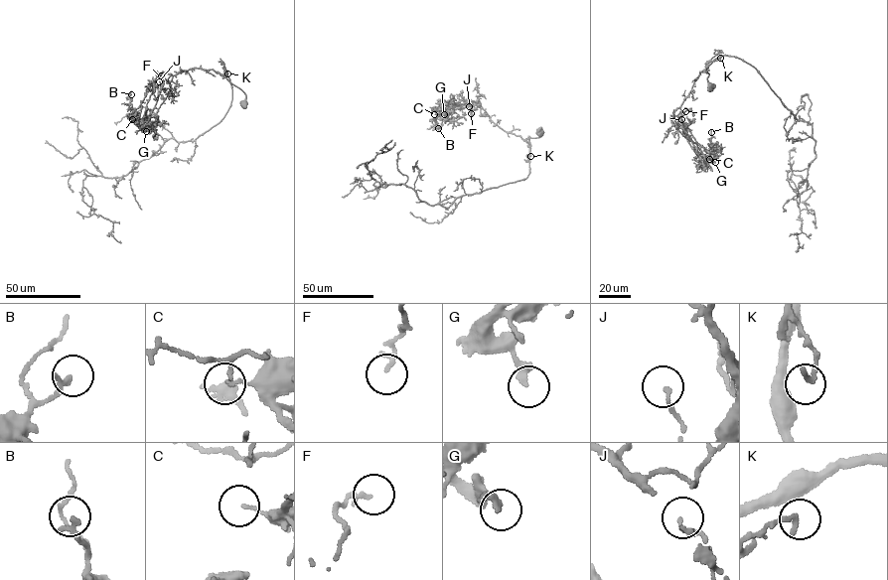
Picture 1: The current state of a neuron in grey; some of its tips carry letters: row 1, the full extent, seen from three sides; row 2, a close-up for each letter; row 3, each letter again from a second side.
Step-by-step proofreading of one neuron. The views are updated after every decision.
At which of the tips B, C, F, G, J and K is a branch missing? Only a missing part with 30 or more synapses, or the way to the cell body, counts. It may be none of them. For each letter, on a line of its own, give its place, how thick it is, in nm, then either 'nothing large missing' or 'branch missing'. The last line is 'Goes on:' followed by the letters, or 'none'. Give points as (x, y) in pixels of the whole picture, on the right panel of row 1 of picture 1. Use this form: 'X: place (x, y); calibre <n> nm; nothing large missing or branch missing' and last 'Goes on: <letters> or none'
B: place (711, 132); calibre 190 nm; nothing large missing
C: place (709, 159); calibre 100 nm; nothing large missing
F: place (685, 111); calibre 140 nm; nothing large missing
G: place (715, 162); calibre 260 nm; nothing large missing
J: place (681, 119); calibre 120 nm; nothing large missing
K: place (720, 58); calibre 190 nm; nothing large missing
Goes on: none

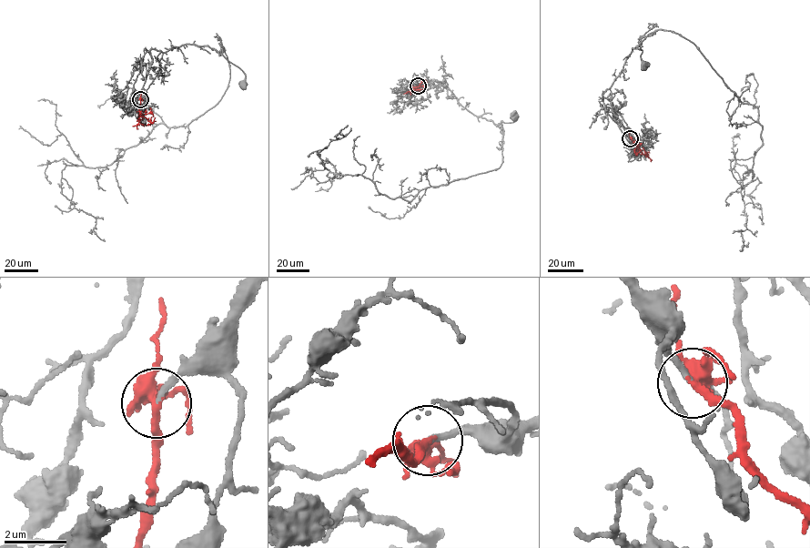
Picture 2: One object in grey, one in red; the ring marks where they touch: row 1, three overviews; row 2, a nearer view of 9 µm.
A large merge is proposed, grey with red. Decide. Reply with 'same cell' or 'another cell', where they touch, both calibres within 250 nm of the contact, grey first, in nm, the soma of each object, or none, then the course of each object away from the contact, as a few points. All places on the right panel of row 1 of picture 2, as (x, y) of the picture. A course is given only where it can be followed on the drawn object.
same cell; place (630, 138); calibres 190 and 320 nm; soma grey (643, 65); soma red none; course grey (630, 138), (614, 118), (610, 88), (632, 48), (641, 43), (636, 48), (642, 50), (643, 65); course red (630, 138), (647, 156), (642, 147)

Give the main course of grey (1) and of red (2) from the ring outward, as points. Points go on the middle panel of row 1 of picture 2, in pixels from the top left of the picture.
1: (418, 86), (441, 82), (461, 106), (499, 126), (501, 121), (515, 120), (518, 116), (514, 115)
2: (418, 86), (410, 90), (426, 88)

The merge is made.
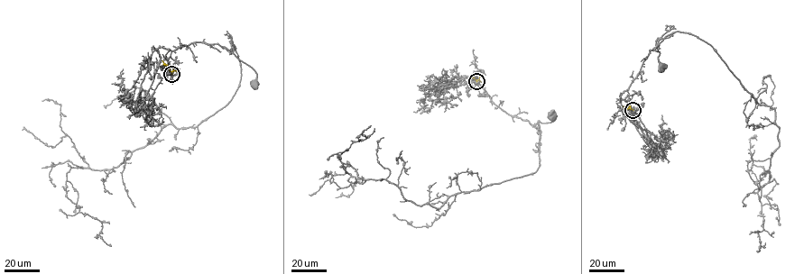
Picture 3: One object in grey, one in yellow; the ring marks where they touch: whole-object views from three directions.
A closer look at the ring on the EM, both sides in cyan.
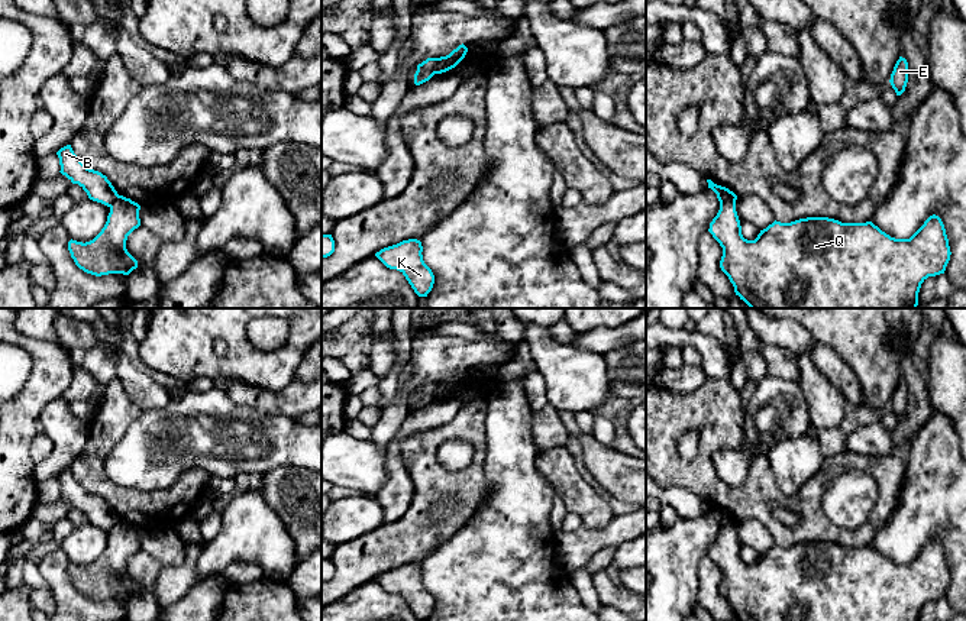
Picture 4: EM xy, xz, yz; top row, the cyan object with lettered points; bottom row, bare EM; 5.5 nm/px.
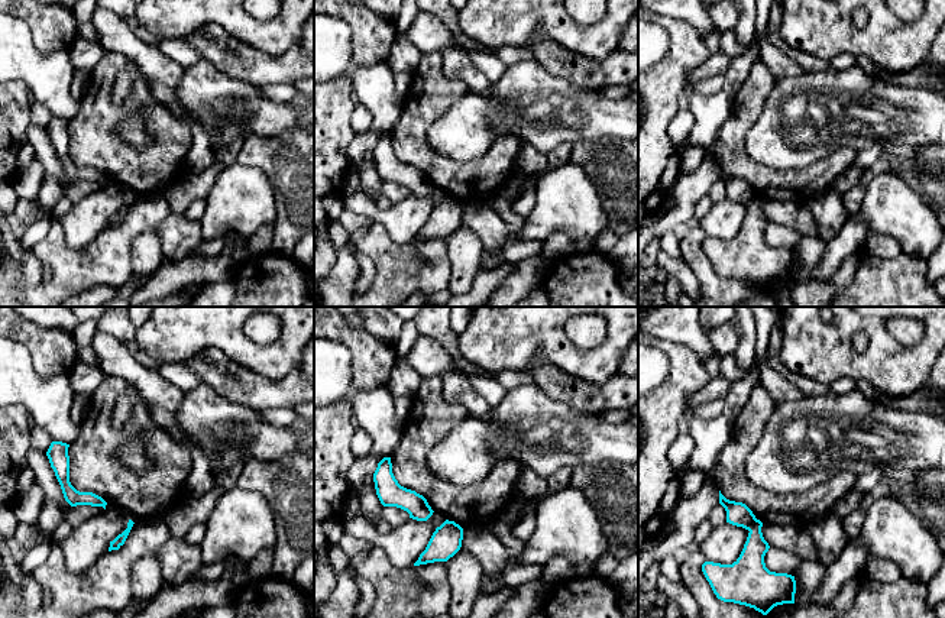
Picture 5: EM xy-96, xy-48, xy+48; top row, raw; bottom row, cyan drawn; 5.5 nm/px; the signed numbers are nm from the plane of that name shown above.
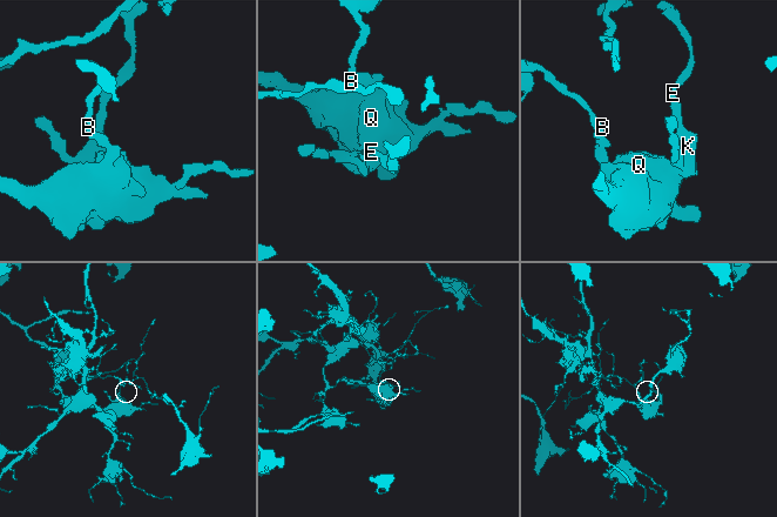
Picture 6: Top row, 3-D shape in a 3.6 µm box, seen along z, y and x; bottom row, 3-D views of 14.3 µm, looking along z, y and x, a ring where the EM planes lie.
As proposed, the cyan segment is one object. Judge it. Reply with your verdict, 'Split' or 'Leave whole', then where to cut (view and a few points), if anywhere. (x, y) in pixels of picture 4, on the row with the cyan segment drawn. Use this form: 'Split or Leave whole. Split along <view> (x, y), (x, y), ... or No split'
Split. Split along xz (438, 58), (436, 73)

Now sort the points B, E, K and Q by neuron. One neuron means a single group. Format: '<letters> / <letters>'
B / E K Q

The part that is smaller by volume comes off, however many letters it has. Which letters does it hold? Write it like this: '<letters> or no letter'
B

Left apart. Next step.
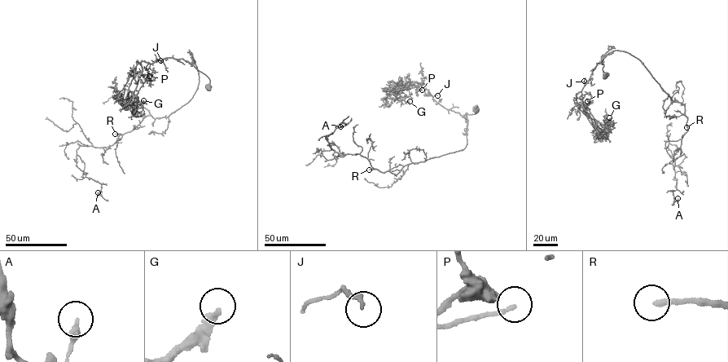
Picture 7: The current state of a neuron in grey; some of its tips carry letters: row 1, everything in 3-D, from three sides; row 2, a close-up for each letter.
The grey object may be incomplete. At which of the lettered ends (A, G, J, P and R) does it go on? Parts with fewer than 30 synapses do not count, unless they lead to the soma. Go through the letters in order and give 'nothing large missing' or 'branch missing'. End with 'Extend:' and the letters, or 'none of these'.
A: nothing large missing
G: nothing large missing
J: nothing large missing
P: nothing large missing
R: branch missing
Extend: R

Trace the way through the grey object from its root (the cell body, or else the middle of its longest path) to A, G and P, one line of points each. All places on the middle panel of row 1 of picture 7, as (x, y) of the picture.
A: (475, 108), (466, 113), (465, 148), (396, 174), (340, 152), (326, 137), (340, 126)
G: (475, 108), (478, 112), (466, 112), (464, 117), (441, 106), (418, 84), (396, 95), (410, 101)
P: (475, 108), (478, 112), (466, 112), (464, 117), (441, 106), (421, 83), (418, 90), (422, 90)

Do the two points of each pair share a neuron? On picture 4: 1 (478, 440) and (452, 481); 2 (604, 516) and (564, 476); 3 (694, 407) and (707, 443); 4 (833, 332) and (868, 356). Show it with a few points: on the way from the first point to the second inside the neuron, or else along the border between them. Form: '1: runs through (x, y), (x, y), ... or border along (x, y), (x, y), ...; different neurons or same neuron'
1: runs through (478, 452), (478, 463), (464, 478); same neuron
2: runs through (594, 507), (574, 487); same neuron
3: runs through (703, 416), (707, 420), (707, 434); same neuron
4: runs through (842, 332), (859, 348); same neuron

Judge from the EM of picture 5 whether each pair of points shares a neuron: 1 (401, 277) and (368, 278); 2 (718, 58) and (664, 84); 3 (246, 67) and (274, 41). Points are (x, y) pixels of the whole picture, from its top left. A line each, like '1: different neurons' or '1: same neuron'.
1: different neurons
2: different neurons
3: different neurons

